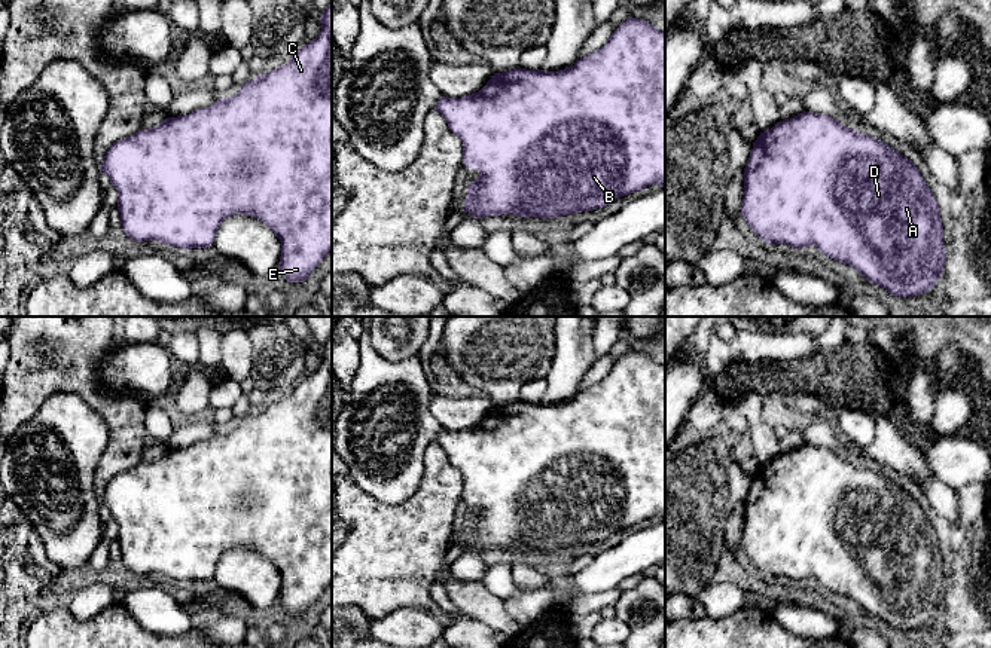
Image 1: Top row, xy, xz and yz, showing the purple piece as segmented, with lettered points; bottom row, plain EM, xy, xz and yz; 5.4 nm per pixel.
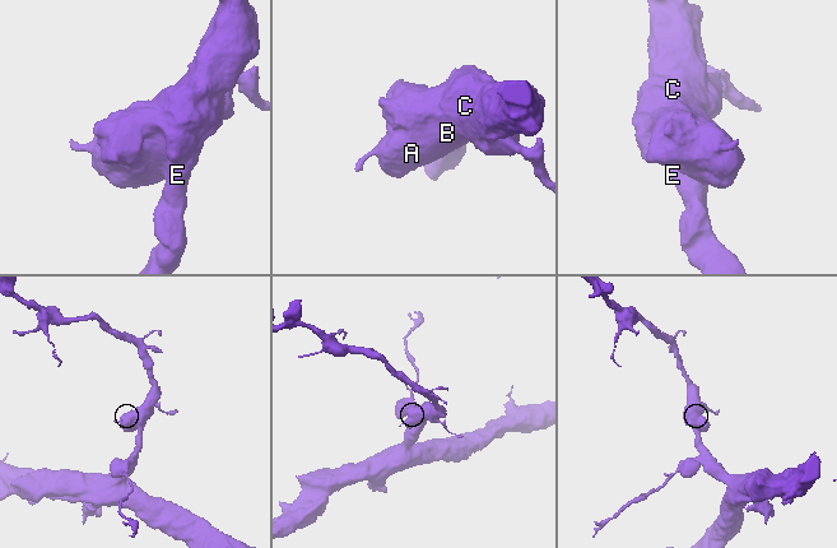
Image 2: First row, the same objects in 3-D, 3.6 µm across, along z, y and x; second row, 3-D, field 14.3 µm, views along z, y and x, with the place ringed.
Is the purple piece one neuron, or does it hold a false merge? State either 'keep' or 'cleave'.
keep

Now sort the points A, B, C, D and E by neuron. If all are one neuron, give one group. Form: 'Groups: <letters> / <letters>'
Groups: A B C D E

